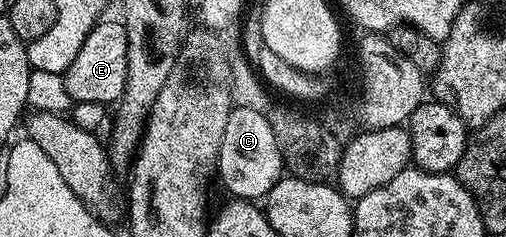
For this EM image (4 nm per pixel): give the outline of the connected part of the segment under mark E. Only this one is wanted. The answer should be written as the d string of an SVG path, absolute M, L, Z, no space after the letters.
M98 22L84 37L84 45L68 65L64 76L71 100L74 103L84 101L102 102L107 105L117 104L124 93L124 85L128 77L128 37L125 22Z

